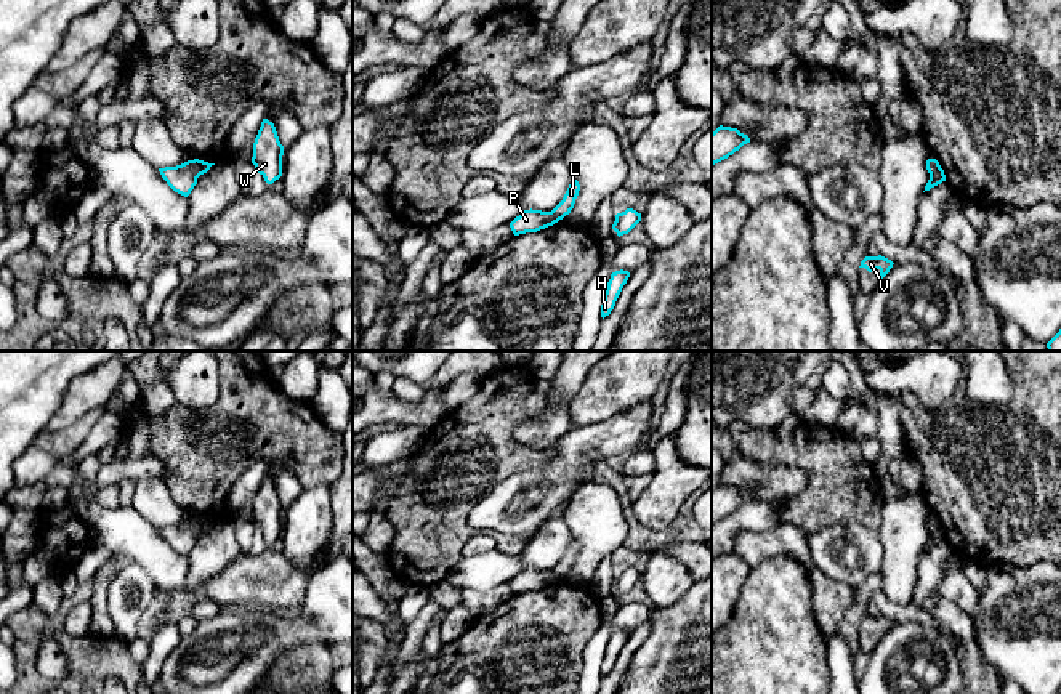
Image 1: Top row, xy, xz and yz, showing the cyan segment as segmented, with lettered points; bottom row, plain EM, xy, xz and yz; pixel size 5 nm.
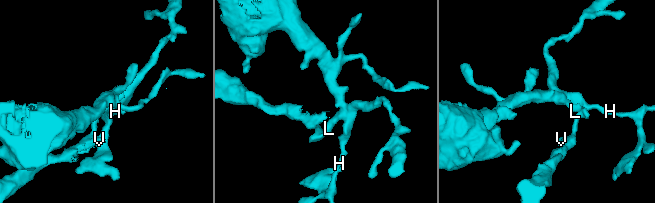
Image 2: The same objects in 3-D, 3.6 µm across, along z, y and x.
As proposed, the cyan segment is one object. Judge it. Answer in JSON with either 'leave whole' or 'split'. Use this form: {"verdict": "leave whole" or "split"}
{"verdict": "split"}

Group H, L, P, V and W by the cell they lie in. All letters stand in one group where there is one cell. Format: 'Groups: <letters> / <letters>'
Groups: H L W / P V

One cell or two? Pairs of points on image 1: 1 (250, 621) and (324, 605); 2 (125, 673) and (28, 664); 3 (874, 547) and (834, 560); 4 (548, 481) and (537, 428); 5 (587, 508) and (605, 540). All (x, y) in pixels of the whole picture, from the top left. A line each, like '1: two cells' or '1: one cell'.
1: one cell
2: one cell
3: one cell
4: two cells
5: one cell

